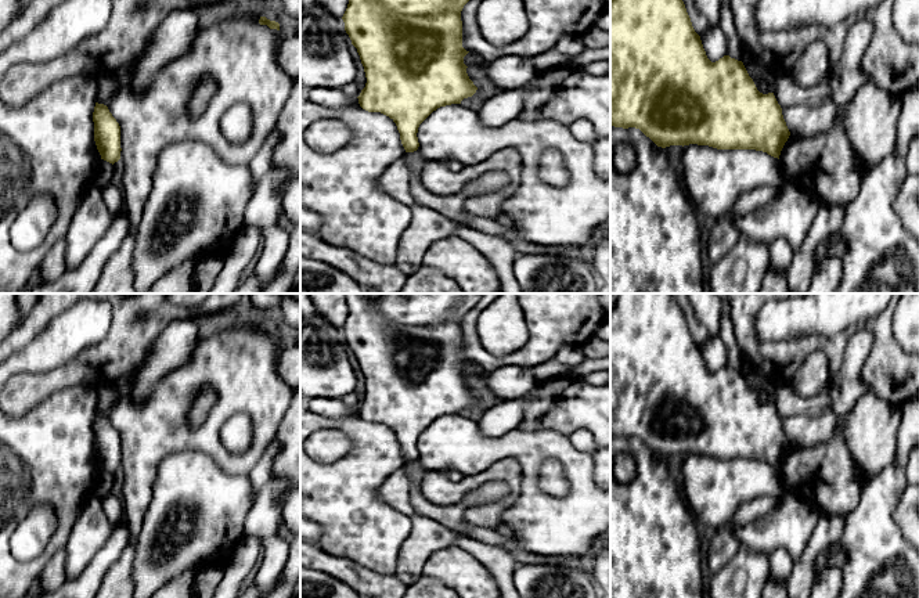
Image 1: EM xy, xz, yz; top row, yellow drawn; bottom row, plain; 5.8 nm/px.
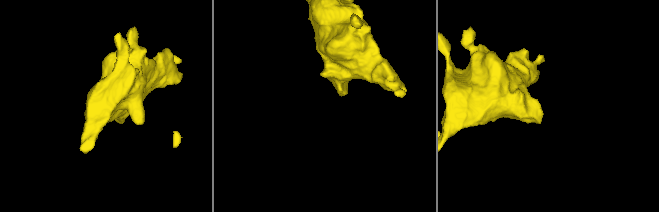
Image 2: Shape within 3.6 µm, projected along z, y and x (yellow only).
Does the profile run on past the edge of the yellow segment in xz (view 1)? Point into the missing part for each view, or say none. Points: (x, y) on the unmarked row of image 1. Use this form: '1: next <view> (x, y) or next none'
1: next none

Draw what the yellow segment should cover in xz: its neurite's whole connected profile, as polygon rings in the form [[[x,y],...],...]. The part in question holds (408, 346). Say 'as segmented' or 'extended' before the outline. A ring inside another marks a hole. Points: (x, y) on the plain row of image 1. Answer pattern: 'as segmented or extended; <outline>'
as segmented; [[[345,293],[349,307],[342,327],[357,359],[367,393],[358,414],[381,422],[397,436],[406,462],[418,460],[418,437],[437,418],[461,414],[477,397],[466,383],[462,357],[464,316],[483,293]]]

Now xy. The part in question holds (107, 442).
as segmented; [[[95,413],[93,422],[94,451],[101,469],[115,473],[120,469],[120,436],[108,417]]]

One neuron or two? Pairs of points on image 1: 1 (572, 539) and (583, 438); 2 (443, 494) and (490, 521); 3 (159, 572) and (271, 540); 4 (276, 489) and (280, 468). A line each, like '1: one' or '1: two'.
1: two
2: one
3: two
4: two

